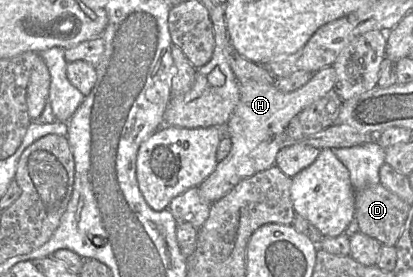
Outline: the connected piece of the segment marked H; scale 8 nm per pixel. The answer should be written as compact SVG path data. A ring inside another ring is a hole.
M333 66L320 69L312 75L304 86L290 93L281 92L276 85L255 81L239 81L240 99L223 130L223 135L228 136L232 142L231 150L226 158L218 162L215 170L198 186L200 195L212 204L229 193L241 180L275 165L277 153L285 146L286 128L291 119L324 97L329 91L336 89L336 86L337 76Z

